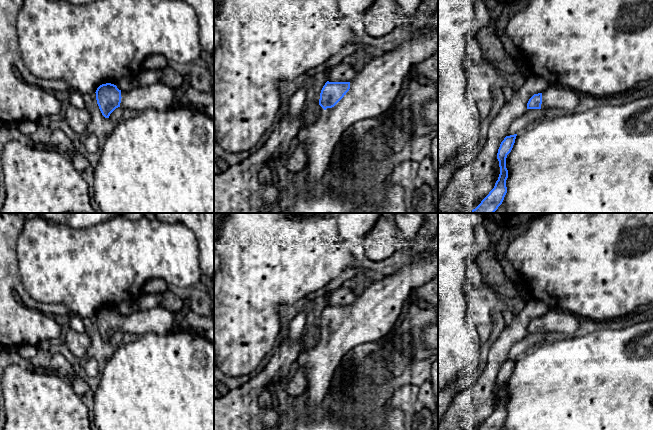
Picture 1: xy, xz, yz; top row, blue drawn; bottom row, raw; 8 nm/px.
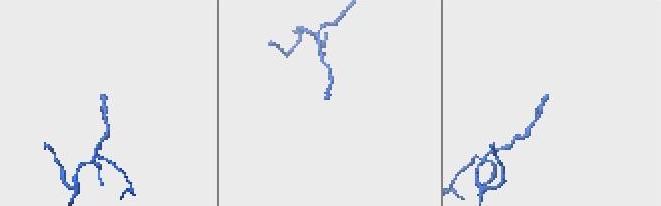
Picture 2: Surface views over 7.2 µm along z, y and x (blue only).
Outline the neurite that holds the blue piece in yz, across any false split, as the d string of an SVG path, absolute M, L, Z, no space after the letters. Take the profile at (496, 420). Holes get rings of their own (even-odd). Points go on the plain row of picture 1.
M517 358L506 360L501 366L497 377L500 391L498 404L496 405L494 412L478 430L500 430L502 428L507 417L506 404L508 402L508 394L506 392L506 382L513 372L516 360Z

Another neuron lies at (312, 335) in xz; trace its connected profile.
M307 326L301 336L300 345L302 349L311 349L324 340L324 333L319 326Z

